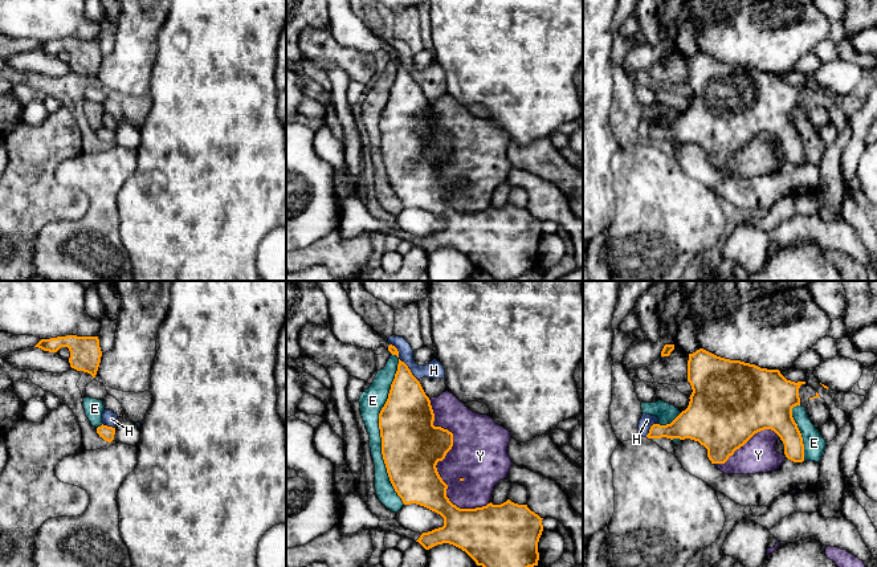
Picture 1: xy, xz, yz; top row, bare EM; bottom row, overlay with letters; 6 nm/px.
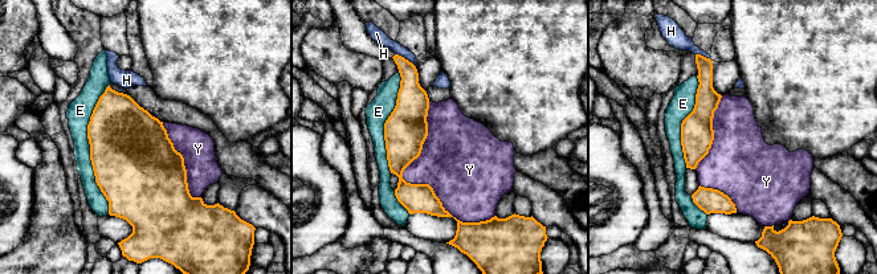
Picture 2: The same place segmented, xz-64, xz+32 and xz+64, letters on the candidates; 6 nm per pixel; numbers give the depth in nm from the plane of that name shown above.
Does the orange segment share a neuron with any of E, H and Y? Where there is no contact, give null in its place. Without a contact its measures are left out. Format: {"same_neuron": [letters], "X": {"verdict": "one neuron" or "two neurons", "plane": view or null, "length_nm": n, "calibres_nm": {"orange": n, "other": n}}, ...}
{"same_neuron": [], "E": {"verdict": "two neurons", "plane": "xz", "length_nm": 900, "calibres_nm": {"orange": 360, "other": 150}}, "H": {"verdict": "two neurons", "plane": "xz", "length_nm": 280, "calibres_nm": {"orange": 240, "other": 110}}, "Y": {"verdict": "two neurons", "plane": "xz", "length_nm": 750, "calibres_nm": {"orange": 360, "other": 320}}}

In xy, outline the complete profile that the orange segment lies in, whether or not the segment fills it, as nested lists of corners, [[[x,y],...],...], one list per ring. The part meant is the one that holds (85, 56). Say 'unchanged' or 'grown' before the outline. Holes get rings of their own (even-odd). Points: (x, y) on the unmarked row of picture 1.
unchanged; [[[57,40],[41,42],[34,50],[49,56],[57,56],[61,50],[68,50],[70,54],[69,66],[72,72],[87,76],[93,81],[97,78],[102,60],[98,40]]]

